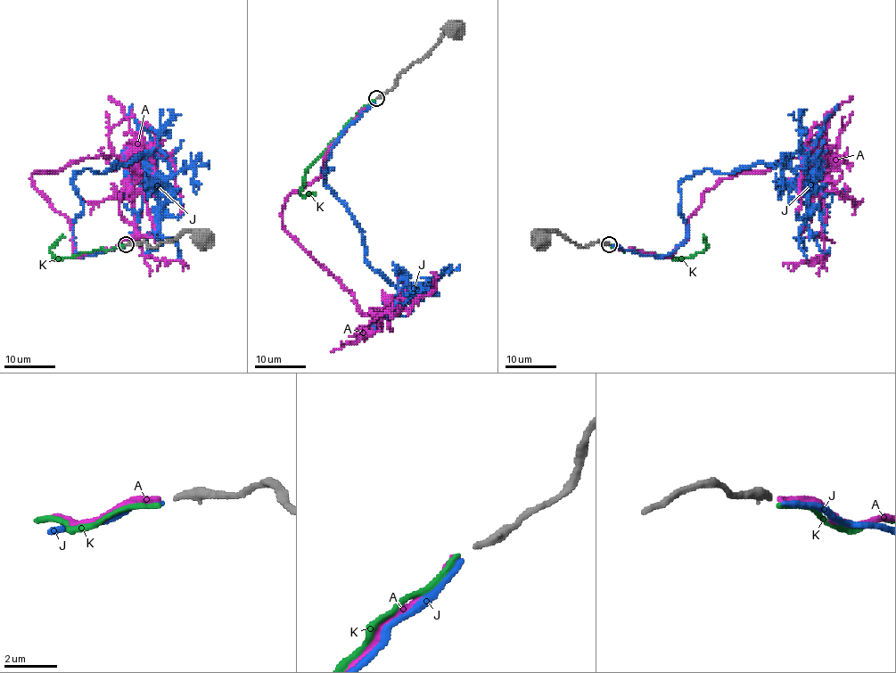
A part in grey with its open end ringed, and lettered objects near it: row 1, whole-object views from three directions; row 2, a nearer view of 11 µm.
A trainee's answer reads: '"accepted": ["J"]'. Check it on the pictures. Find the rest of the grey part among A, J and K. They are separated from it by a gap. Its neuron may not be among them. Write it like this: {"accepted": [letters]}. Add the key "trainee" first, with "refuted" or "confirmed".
{"trainee": "refuted", "accepted": ["A"]}

